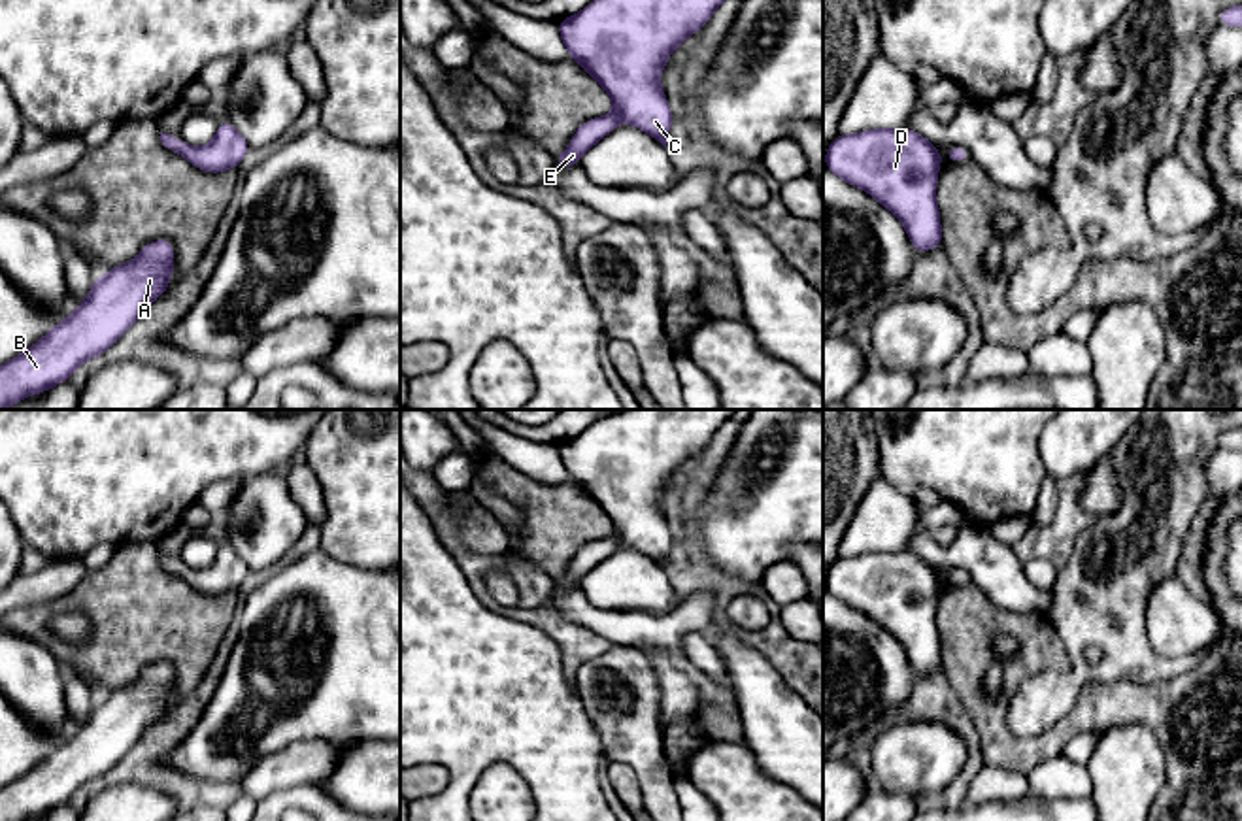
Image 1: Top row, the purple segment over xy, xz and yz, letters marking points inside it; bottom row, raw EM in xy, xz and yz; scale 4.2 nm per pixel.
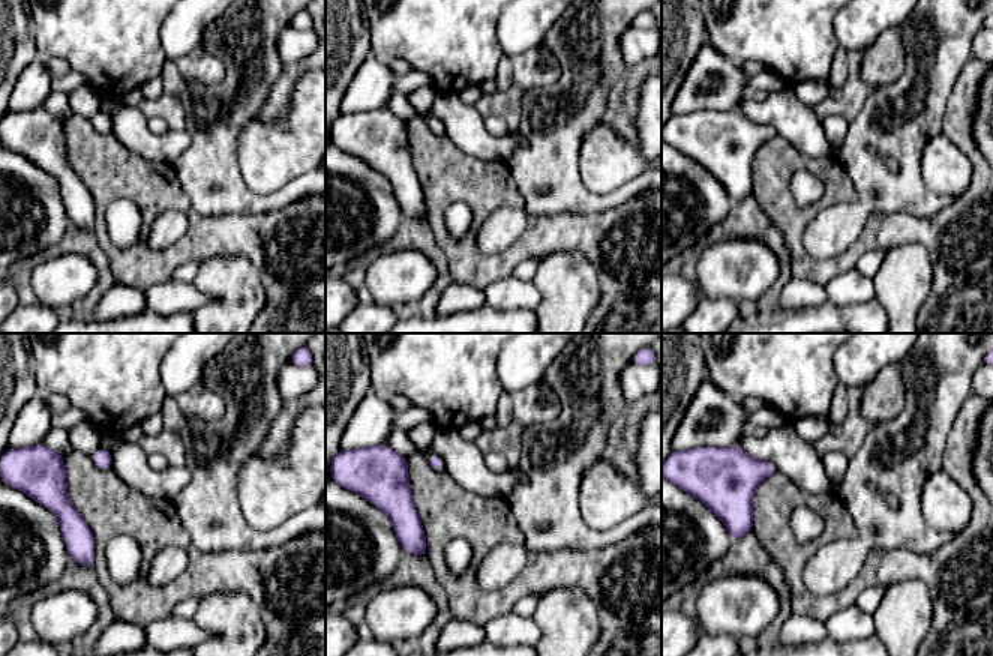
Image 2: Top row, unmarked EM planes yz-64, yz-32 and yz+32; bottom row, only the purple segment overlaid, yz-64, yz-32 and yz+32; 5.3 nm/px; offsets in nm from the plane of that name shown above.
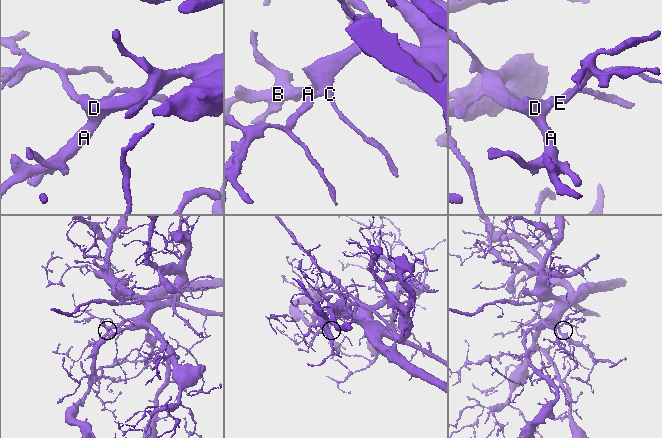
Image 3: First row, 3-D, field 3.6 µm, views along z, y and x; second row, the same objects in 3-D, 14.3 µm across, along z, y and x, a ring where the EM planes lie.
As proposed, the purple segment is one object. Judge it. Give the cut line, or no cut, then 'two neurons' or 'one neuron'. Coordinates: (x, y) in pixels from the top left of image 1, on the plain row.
no cut; one neuron

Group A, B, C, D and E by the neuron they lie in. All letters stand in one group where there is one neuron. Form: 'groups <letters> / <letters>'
groups A B C D E

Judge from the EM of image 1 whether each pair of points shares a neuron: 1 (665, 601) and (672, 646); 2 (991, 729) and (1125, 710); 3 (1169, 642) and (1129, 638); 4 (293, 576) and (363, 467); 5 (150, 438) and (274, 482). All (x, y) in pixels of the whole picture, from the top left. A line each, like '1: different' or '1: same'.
1: different
2: same
3: different
4: different
5: different

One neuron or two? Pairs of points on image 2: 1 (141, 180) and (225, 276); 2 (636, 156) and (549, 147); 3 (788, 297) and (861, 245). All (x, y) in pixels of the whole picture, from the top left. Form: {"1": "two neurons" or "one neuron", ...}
{"1": "two neurons", "2": "two neurons", "3": "two neurons"}

